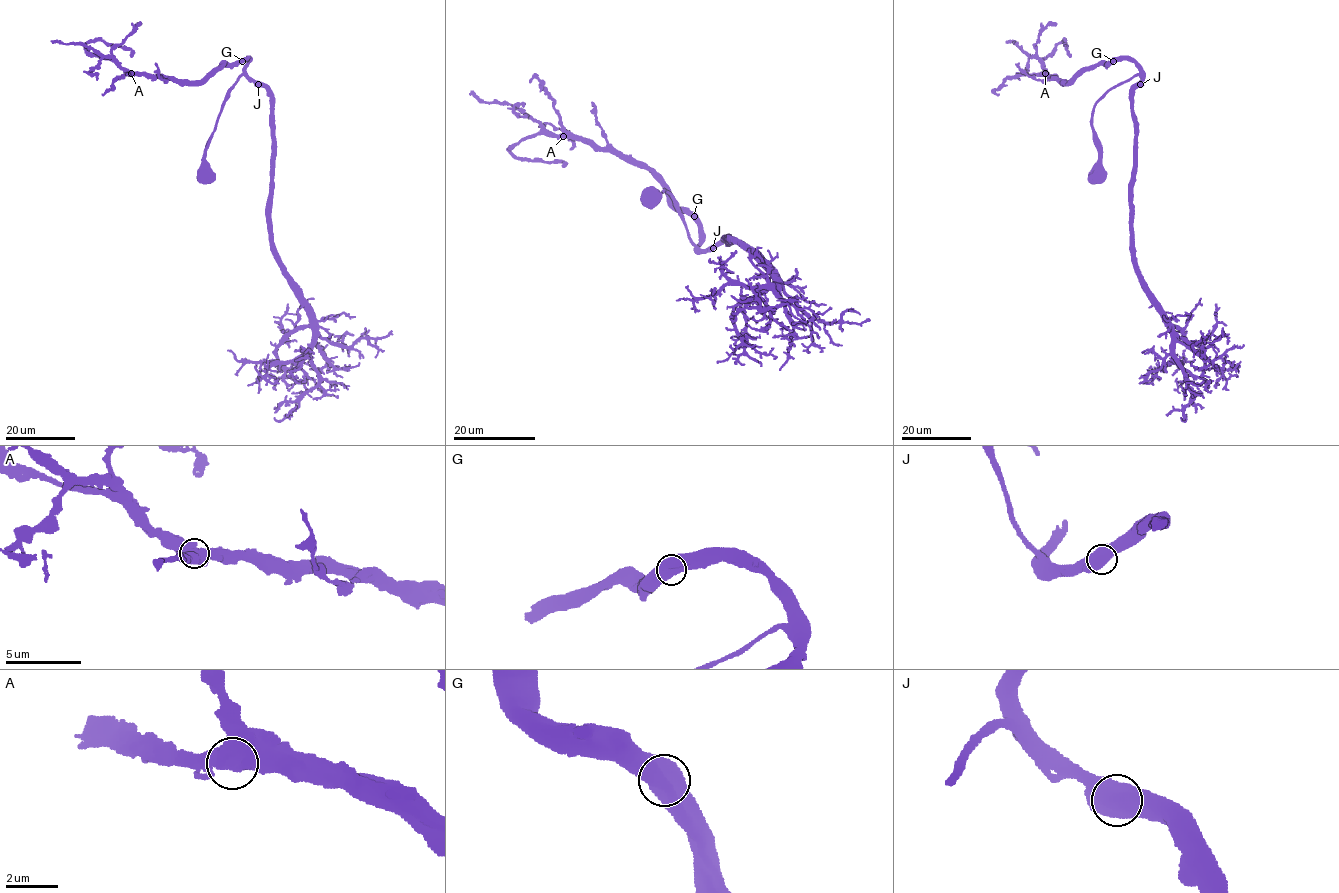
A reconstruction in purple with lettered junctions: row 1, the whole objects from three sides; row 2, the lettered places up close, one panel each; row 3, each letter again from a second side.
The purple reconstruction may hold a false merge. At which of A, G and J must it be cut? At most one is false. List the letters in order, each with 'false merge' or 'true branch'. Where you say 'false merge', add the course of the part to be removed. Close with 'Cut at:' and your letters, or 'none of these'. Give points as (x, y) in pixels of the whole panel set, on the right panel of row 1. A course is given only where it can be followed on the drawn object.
A: true branch
G: true branch
J: true branch
Cut at: none of these

